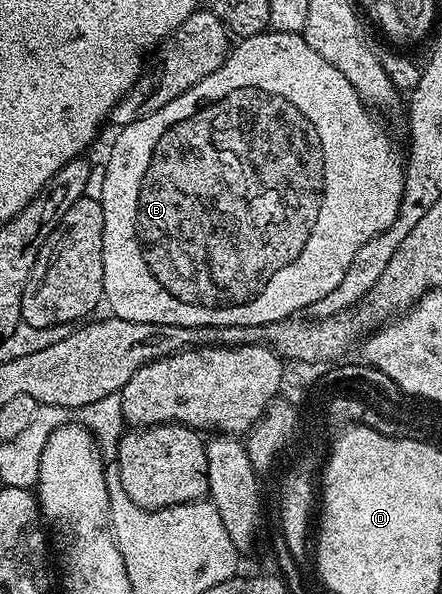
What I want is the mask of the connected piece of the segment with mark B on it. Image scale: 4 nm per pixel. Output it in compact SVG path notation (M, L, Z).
M266 31L254 37L246 37L238 40L236 44L230 48L229 58L225 60L223 67L219 67L219 71L207 75L207 79L203 79L198 85L191 87L191 91L179 95L179 99L167 103L167 107L159 107L159 111L155 111L135 123L124 126L124 128L120 130L121 134L114 139L113 146L109 149L109 158L105 161L105 178L101 181L101 193L99 192L99 200L103 207L102 261L103 287L105 288L104 300L107 302L107 305L109 303L110 307L113 308L110 309L112 316L131 319L139 323L175 323L176 325L266 325L267 323L281 321L284 317L292 317L300 314L302 311L308 310L305 309L308 305L316 306L324 297L331 295L331 291L335 291L335 287L339 287L339 283L343 283L343 279L351 267L351 259L355 259L359 247L363 247L363 243L367 243L376 233L387 231L387 227L391 227L391 223L395 223L395 215L399 215L399 203L403 199L406 166L403 164L402 158L400 161L400 159L393 154L393 145L389 142L388 135L373 122L372 115L374 116L355 91L355 87L351 87L351 83L347 79L343 79L343 75L334 65L327 63L327 59L320 57L318 53L305 42L304 36L296 33Z

